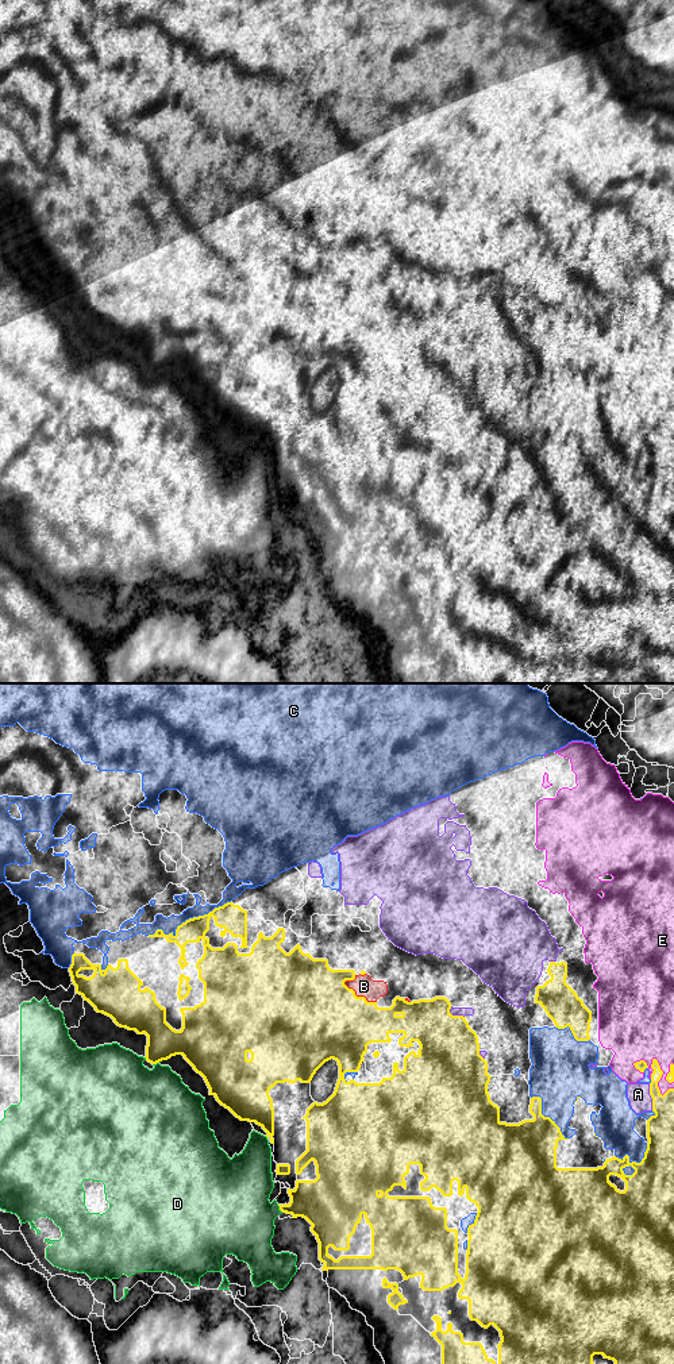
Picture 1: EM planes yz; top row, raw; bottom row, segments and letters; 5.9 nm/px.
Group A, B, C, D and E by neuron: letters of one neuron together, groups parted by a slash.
A B C E / D

